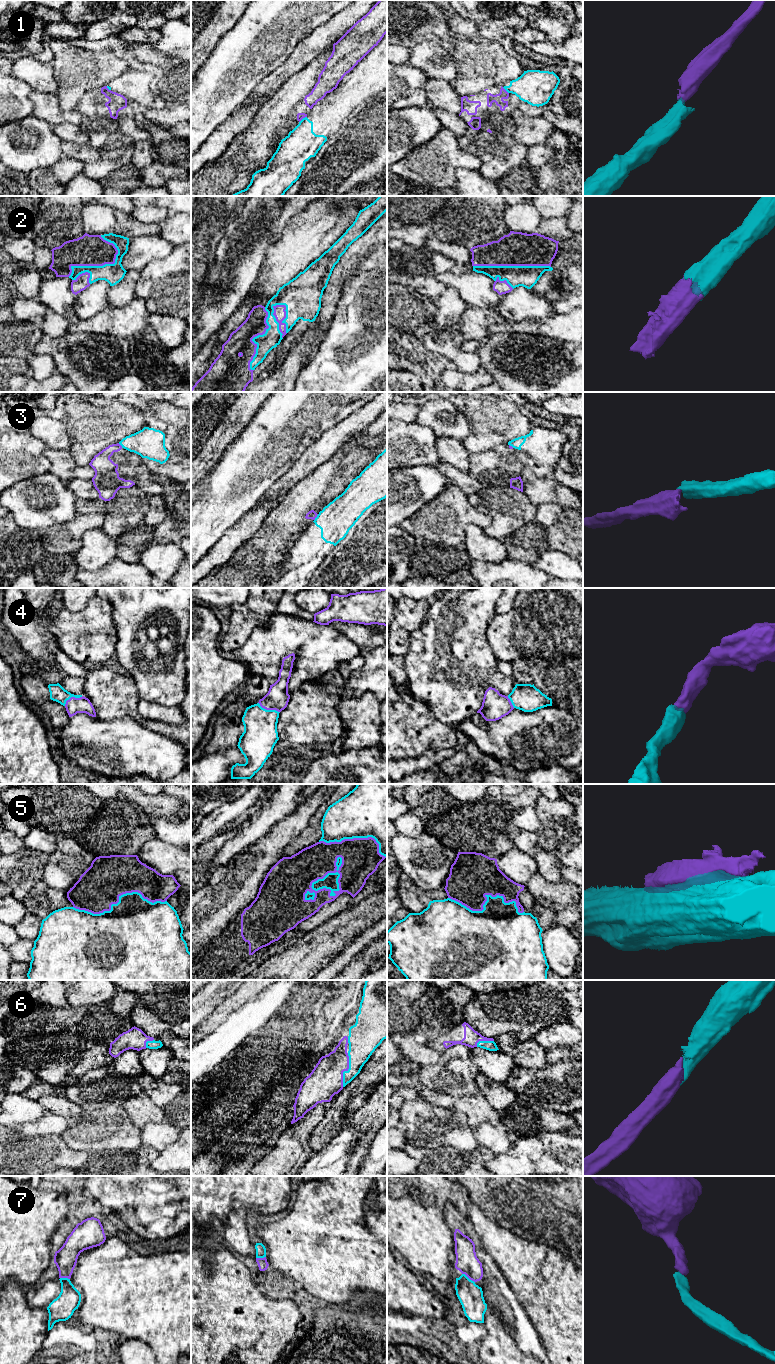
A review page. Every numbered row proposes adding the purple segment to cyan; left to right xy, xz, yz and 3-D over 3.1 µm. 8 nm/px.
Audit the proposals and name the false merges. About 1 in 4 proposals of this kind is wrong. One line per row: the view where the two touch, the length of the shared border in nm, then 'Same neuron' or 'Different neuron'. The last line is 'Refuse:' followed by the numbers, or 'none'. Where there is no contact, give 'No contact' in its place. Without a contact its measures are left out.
1: Touches cyan in xz. Shared border 80 nm. Different neuron
2: Touches cyan in xy. Shared border 460 nm. Same neuron
3: Touches cyan in xz. Shared border 70 nm. Different neuron
4: Touches cyan in xz. Shared border 190 nm. Same neuron
5: Touches cyan in xz. Shared border 460 nm. Different neuron
6: Touches cyan in xz. Shared border 280 nm. Same neuron
7: Touches cyan in yz. Shared border 130 nm. Same neuron
Refuse: 1, 3, 5

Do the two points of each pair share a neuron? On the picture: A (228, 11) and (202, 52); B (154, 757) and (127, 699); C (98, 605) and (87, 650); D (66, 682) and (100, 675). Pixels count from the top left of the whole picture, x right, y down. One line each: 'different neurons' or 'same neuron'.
A: same neuron
B: different neurons
C: same neuron
D: different neurons

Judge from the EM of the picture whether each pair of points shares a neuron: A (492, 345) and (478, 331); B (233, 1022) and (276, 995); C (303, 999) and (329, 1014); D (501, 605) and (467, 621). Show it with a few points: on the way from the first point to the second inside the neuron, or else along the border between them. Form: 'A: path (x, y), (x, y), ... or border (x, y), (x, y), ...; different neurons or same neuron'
A: border (489, 334), (479, 339), (465, 341); different neurons
B: path (244, 1022), (265, 1005); same neuron
C: border (326, 1003), (321, 1012); different neurons
D: border (499, 598), (496, 603), (496, 613); different neurons

